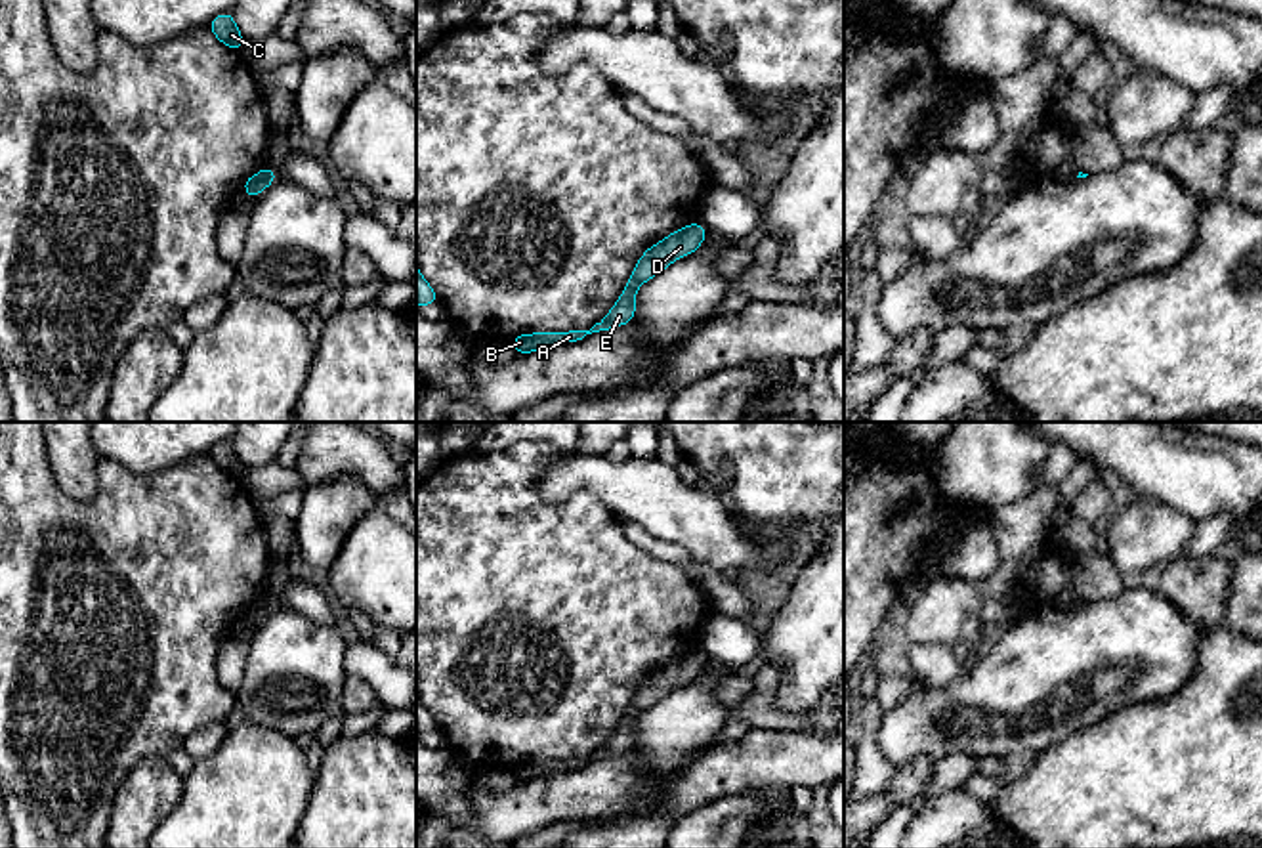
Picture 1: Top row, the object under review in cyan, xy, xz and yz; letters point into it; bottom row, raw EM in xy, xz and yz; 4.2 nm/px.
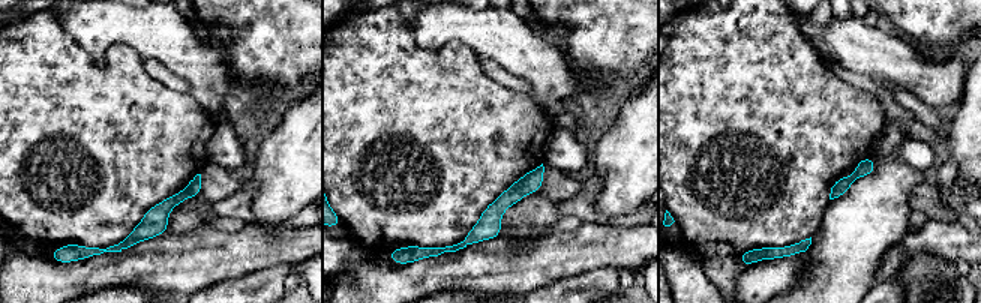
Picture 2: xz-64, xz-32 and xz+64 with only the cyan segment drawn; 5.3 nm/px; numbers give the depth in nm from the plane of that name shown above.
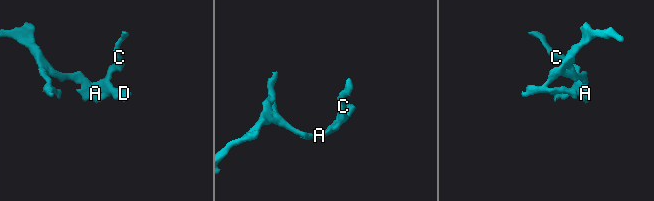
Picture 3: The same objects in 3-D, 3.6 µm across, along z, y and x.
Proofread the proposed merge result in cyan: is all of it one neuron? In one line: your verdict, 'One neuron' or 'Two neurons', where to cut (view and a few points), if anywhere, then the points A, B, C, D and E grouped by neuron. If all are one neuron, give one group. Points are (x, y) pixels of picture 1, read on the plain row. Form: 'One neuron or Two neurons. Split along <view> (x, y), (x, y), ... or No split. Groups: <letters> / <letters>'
One neuron. No split. Groups: A B C D E

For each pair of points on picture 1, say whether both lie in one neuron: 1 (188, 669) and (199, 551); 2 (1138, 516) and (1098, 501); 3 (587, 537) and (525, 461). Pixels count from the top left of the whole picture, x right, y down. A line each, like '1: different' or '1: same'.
1: same
2: different
3: same

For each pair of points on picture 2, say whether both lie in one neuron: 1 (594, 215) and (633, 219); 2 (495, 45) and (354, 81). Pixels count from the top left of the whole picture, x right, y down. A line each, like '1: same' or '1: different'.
1: same
2: different

